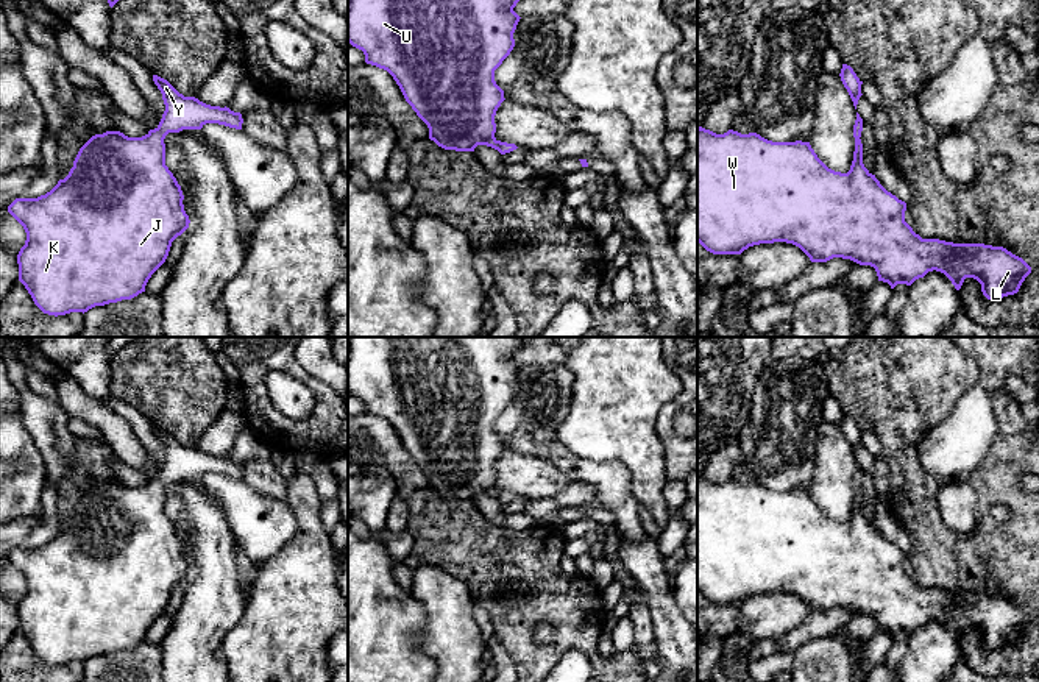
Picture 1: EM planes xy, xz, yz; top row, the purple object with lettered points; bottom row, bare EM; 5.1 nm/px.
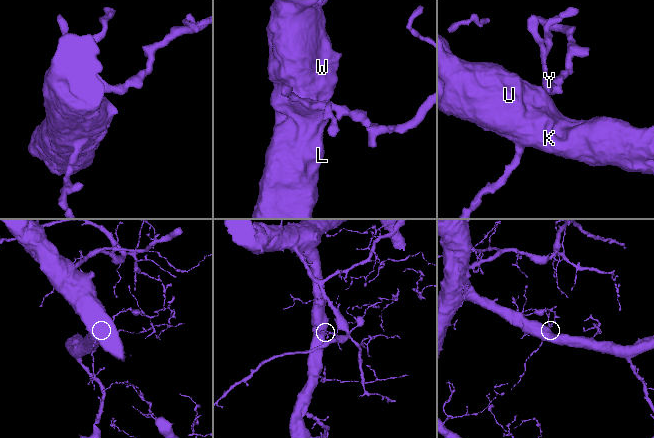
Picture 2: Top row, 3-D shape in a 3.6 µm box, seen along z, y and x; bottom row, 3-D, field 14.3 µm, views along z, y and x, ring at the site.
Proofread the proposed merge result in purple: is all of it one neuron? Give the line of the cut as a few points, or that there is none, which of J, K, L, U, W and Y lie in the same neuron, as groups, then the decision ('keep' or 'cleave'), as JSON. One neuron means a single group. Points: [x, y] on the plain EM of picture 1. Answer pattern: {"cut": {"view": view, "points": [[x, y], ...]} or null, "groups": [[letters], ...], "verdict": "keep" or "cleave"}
{"cut": null, "groups": [["J", "K", "L", "U", "W", "Y"]], "verdict": "keep"}

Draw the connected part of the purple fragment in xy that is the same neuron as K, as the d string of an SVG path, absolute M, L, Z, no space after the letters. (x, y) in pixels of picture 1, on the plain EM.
M153 424L153 431L162 443L162 449L165 454L165 460L159 474L154 479L150 479L142 487L128 487L120 481L106 481L103 484L92 485L78 501L73 517L70 518L69 524L64 529L59 529L58 534L37 548L16 548L9 556L8 562L23 576L27 582L25 595L20 598L17 604L19 613L19 630L25 635L28 643L31 645L34 654L48 665L66 665L70 662L87 662L95 655L105 655L109 652L117 652L122 649L131 649L139 643L145 641L145 635L151 624L165 612L172 591L181 585L189 577L189 565L184 560L184 545L181 535L178 534L173 523L165 515L165 493L164 488L168 482L179 482L183 479L201 479L206 473L218 473L229 478L242 479L242 464L234 462L229 457L211 456L200 451L195 446L184 446L179 443L167 429Z

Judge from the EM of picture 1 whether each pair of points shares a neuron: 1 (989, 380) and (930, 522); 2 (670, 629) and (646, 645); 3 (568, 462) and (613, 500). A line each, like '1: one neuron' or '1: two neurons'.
1: two neurons
2: two neurons
3: one neuron

